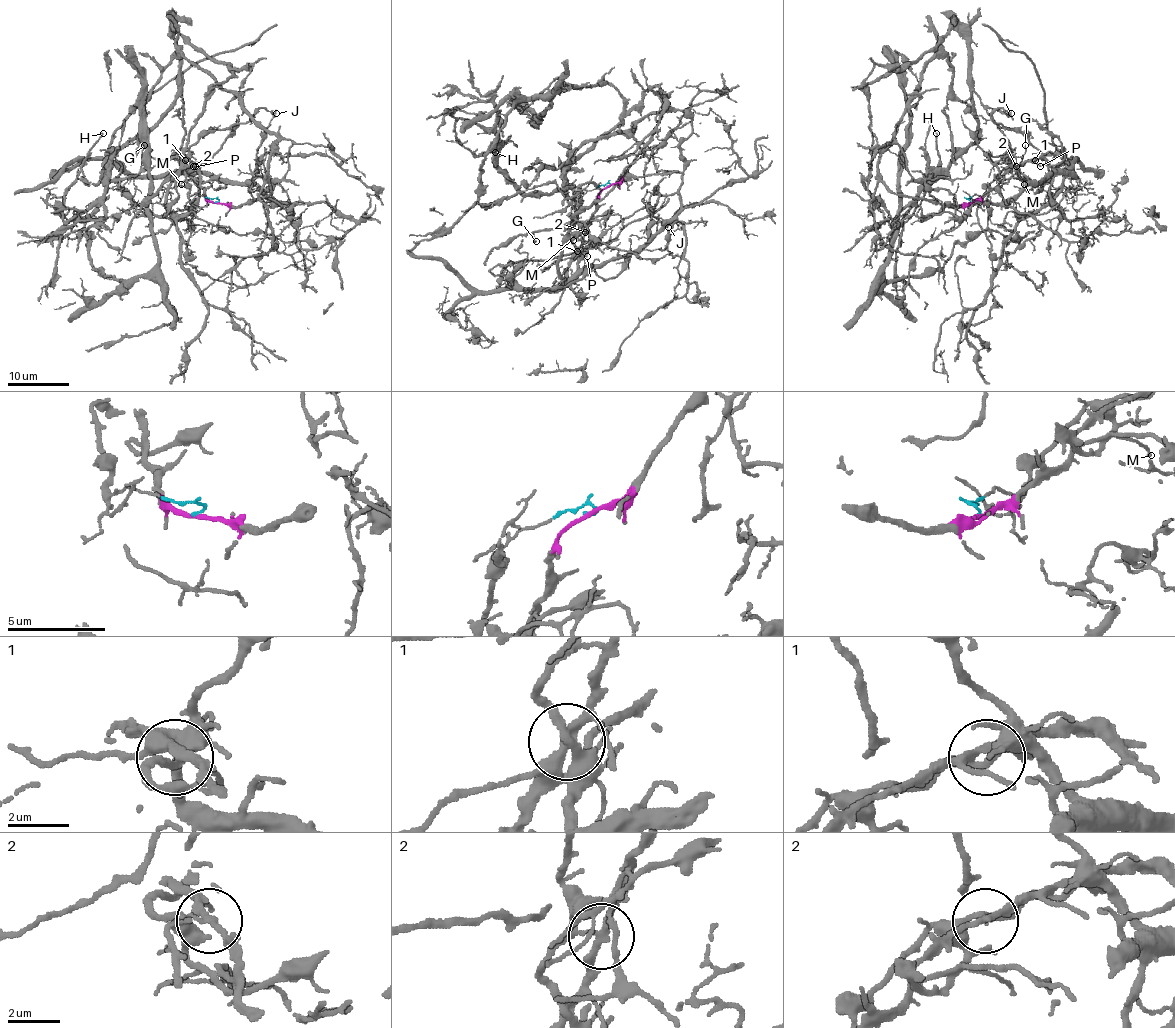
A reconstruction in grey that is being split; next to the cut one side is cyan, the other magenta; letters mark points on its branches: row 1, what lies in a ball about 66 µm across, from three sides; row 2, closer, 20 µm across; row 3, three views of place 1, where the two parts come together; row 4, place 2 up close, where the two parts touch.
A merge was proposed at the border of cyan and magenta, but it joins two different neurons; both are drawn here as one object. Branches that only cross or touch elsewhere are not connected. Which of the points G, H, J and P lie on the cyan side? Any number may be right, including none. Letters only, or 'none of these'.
J

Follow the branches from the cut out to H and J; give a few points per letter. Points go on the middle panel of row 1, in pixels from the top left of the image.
H: (608, 186), (660, 94), (573, 153), (572, 186), (523, 193), (457, 121), (495, 152)
J: (608, 186), (588, 190), (581, 199), (578, 233), (572, 241), (581, 254), (608, 230), (645, 207), (668, 227)

